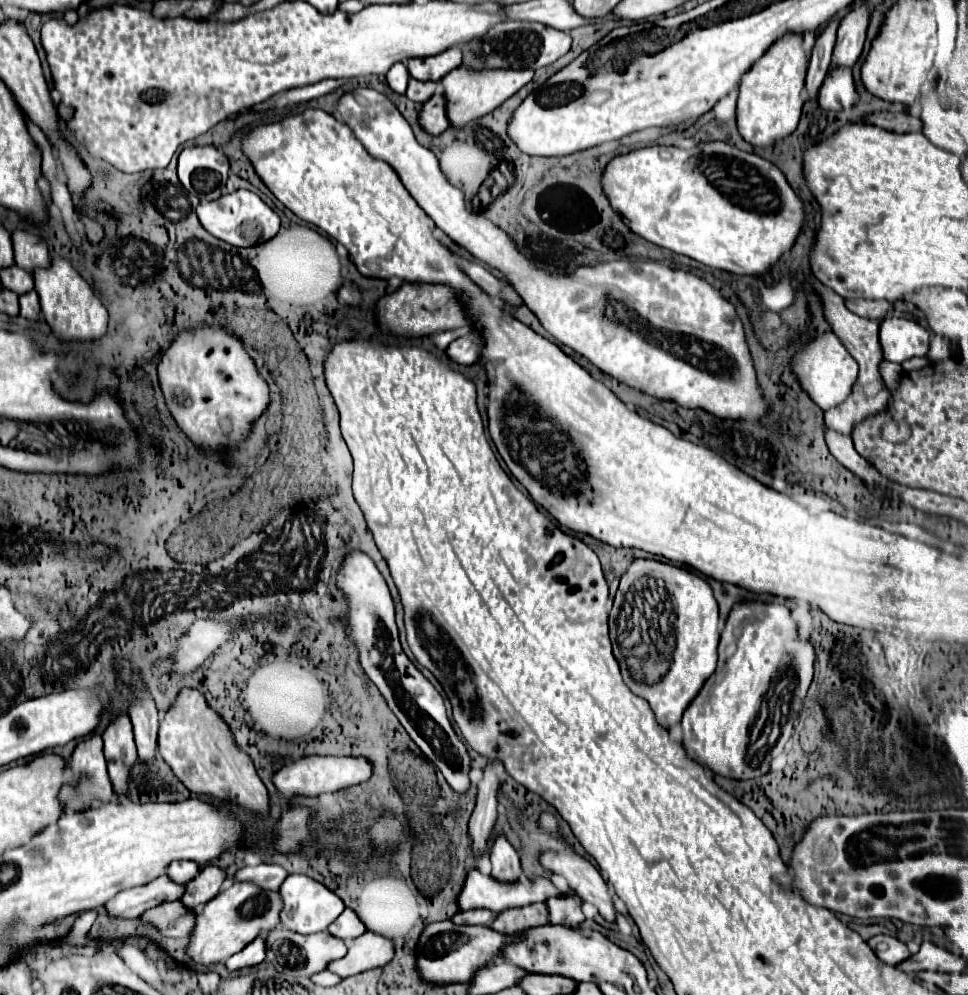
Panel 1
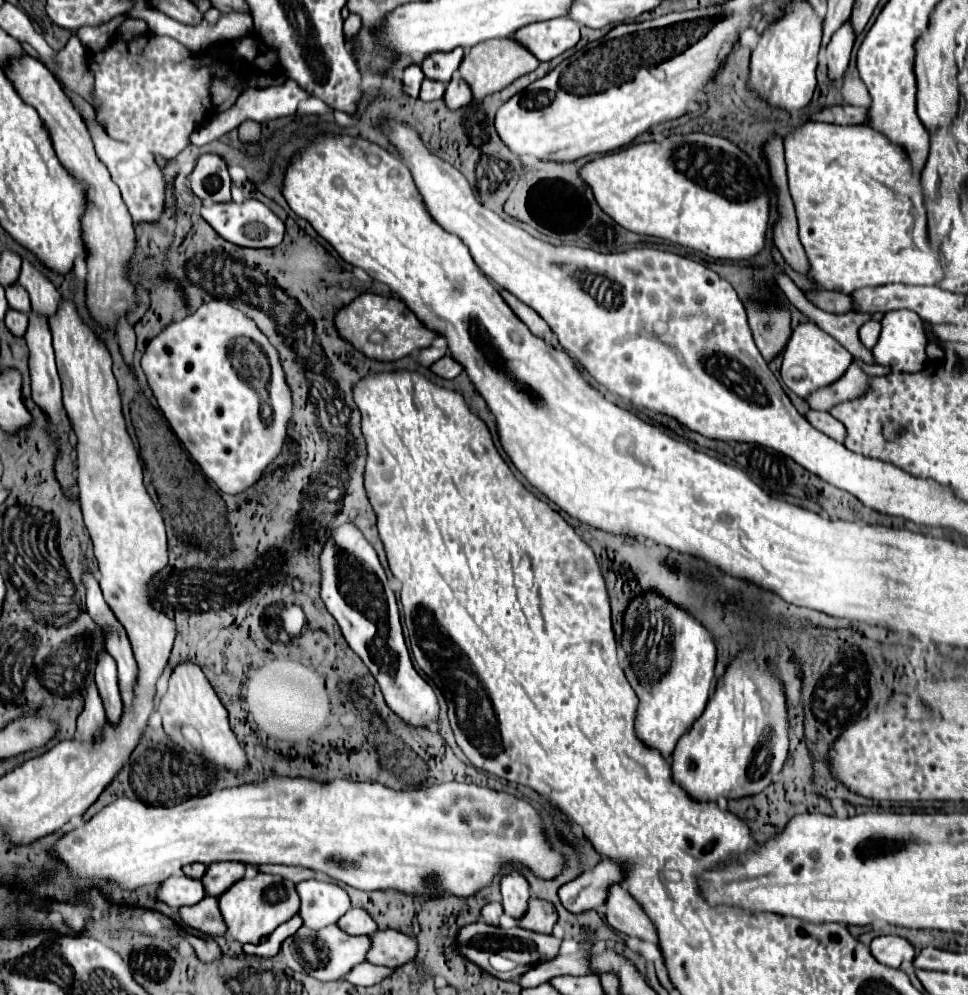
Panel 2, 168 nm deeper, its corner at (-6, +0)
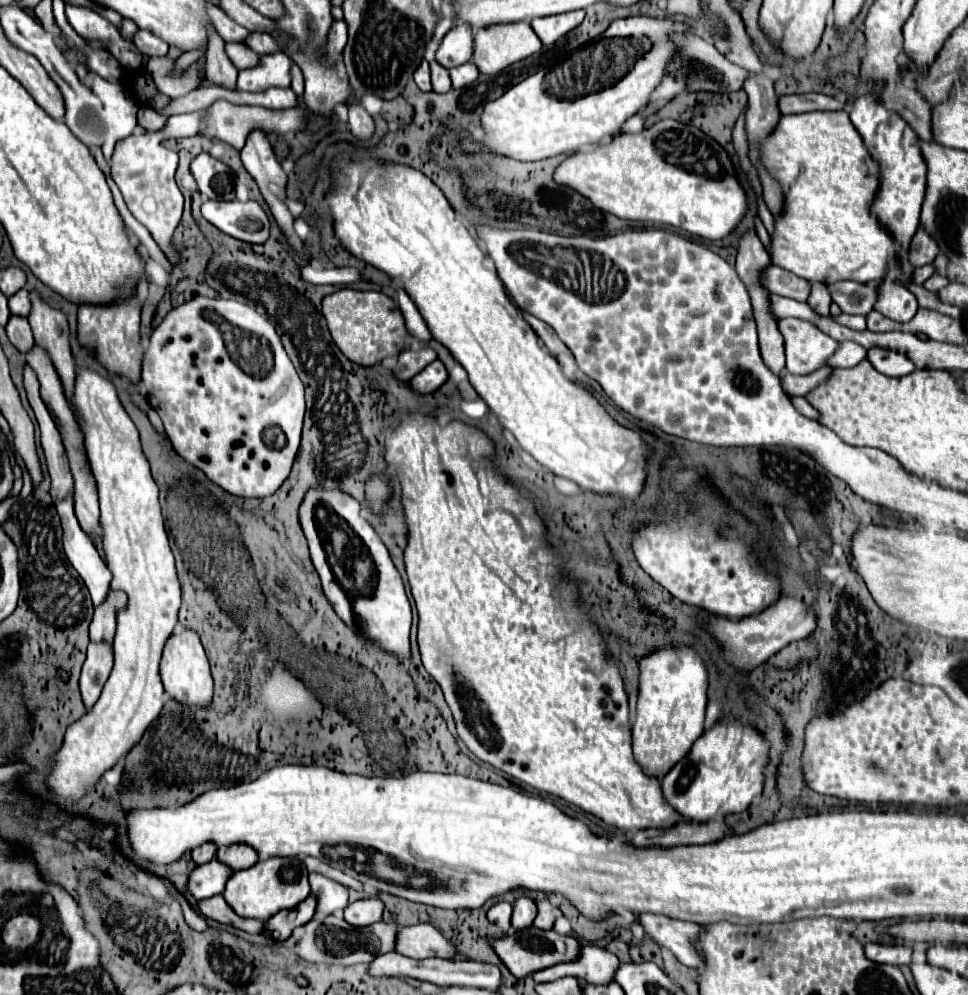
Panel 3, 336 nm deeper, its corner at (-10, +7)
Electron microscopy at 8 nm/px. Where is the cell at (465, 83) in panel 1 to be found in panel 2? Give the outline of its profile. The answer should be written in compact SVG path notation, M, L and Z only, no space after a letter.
M501 38L501 40L487 40L487 42L481 42L481 44L473 46L465 54L465 58L463 58L461 66L459 66L459 74L471 86L473 98L483 100L483 96L503 90L515 78L535 70L537 66L539 66L539 60L523 44L517 44L515 38Z

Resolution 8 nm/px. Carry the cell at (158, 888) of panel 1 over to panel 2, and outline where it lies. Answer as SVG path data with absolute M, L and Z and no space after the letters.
M179 874L163 882L157 890L157 896L161 902L169 904L171 908L181 908L181 906L191 906L195 902L201 902L207 894L201 880Z

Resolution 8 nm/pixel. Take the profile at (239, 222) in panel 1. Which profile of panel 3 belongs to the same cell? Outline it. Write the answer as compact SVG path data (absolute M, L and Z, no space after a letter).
M205 201L201 213L209 223L235 239L247 243L265 243L269 239L271 221L257 201Z

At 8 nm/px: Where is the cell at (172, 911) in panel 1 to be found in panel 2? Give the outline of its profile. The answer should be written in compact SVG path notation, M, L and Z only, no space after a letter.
M207 896L199 904L183 906L179 908L179 916L183 924L205 932L207 936L225 936L227 926L223 922L223 916L217 906L217 898Z

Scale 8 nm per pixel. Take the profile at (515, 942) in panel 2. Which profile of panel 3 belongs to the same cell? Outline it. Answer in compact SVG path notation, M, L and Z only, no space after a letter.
M527 927L527 929L519 929L519 933L515 935L505 935L501 937L493 937L491 939L491 947L495 949L495 953L499 955L499 959L507 965L507 969L517 977L527 977L539 969L547 969L551 965L563 963L563 961L571 961L577 957L579 953L579 941L575 937L567 937L567 935L559 935L557 931L543 931L537 927Z

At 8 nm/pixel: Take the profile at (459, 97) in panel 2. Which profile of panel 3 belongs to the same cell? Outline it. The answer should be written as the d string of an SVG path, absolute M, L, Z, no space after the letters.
M463 63L459 67L453 67L449 73L451 73L453 89L461 89L461 87L471 85L479 75L479 71L477 71L477 67L473 63Z

